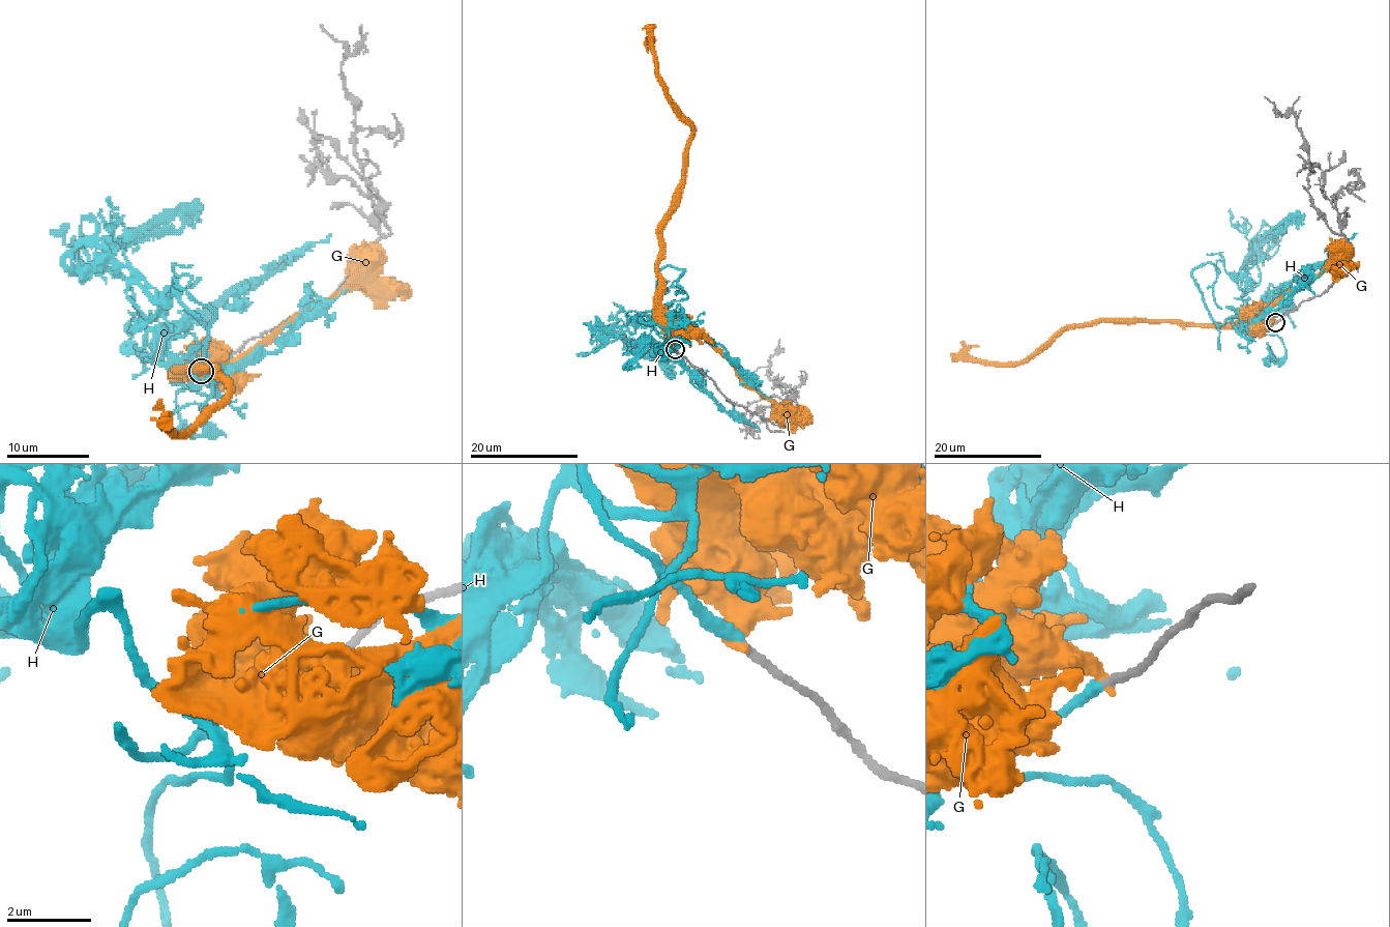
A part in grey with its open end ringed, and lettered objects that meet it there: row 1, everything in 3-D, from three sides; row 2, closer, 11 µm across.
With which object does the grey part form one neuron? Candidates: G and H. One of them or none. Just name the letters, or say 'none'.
H

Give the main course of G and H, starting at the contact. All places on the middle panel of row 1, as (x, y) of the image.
G: (676, 350), (659, 306), (659, 228), (681, 178), (692, 129), (658, 73), (651, 40), (646, 45), (648, 53)
H: (675, 349), (654, 326), (686, 298), (684, 272), (667, 265), (667, 291), (614, 330), (675, 378)

